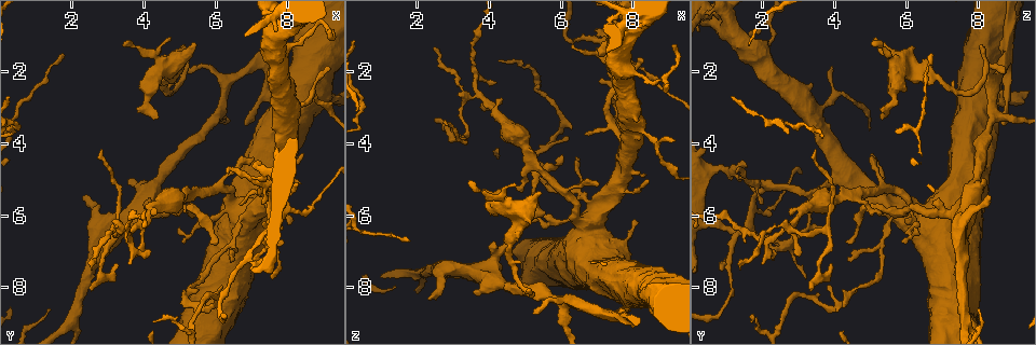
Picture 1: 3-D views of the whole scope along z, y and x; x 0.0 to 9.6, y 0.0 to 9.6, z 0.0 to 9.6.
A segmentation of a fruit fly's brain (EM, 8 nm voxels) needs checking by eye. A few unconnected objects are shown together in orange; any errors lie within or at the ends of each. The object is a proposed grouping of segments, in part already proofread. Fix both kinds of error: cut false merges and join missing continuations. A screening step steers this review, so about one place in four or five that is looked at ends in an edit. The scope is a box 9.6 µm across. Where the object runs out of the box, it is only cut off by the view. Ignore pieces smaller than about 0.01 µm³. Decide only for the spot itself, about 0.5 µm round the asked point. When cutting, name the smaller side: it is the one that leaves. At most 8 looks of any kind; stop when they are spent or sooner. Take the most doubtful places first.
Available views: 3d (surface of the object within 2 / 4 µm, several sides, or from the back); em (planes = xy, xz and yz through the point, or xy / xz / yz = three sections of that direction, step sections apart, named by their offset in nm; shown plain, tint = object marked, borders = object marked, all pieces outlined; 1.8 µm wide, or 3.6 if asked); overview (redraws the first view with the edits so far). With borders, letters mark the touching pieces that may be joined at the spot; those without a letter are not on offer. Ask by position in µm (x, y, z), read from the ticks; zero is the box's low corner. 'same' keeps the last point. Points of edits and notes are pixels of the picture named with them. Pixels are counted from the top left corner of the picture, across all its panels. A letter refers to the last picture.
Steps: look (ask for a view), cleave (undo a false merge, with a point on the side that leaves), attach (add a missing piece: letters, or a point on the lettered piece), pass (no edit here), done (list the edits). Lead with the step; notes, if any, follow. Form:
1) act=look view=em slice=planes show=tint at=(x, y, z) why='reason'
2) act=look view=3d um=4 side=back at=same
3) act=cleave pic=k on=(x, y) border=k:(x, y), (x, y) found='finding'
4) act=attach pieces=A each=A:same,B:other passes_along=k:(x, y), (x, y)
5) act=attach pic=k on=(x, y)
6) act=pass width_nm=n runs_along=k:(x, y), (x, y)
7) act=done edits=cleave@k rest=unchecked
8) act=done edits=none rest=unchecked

act=look view=3d um=2 at=(7.40, 6.50, 1.40) why='looks like a crossing'

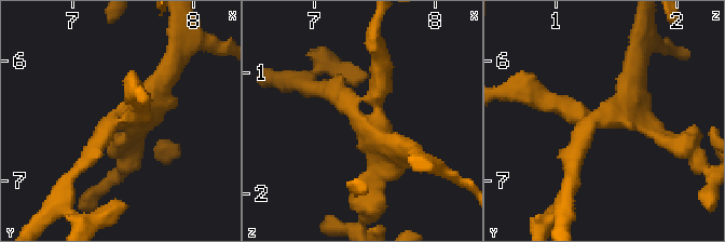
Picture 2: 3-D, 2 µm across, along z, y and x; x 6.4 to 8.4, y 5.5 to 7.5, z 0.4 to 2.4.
act=look view=em slice=xz step=8 show=tint at=(7.42, 6.46, 1.40) arms=4

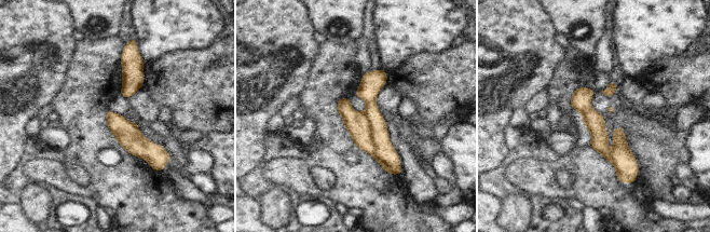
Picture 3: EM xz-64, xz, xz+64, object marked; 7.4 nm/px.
act=look view=em slice=planes show=borders at=same why='cut it another way'

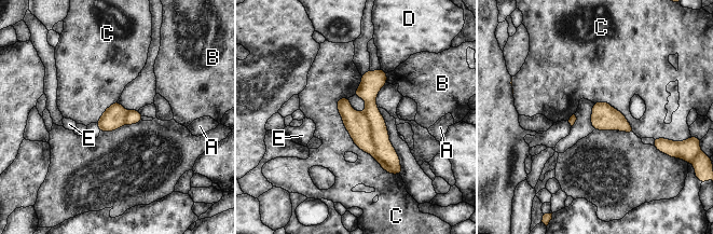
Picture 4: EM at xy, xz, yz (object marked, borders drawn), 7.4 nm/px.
act=cleave pic=4 on=(385, 154) longest_contact=C:750nm each=A:other,B:other,C:other,D:other,E:other border=4:(362, 112), (373, 146), (371, 154) found='two cells meet here'

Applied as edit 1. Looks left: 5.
act=look view=em um=3.6 slice=planes show=borders at=(7.40, 5.45, 3.30) why='sudden change in width'

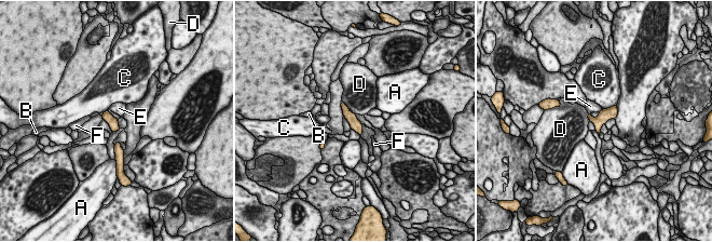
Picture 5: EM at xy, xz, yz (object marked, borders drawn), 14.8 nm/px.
act=pass width_nm=160 each=A:other,B:other,C:other,D:other,E:other,F:other border=5:(107, 110), (118, 120) found='one cell here'

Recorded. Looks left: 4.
act=look view=em slice=planes show=borders at=(3.70, 7.10, 2.95) why='branch stops here'

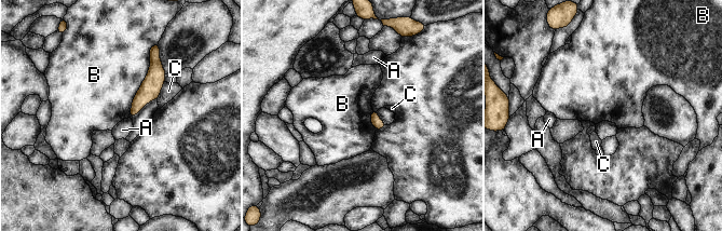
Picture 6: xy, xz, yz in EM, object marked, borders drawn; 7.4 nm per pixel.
act=pass longest_contact=B:550nm each=A:other,B:other,C:other runs_along=6:(154, 59), (154, 80), (132, 113) found='none of them fits'

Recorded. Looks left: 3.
act=done edits=cleave@4 rest=unchecked

